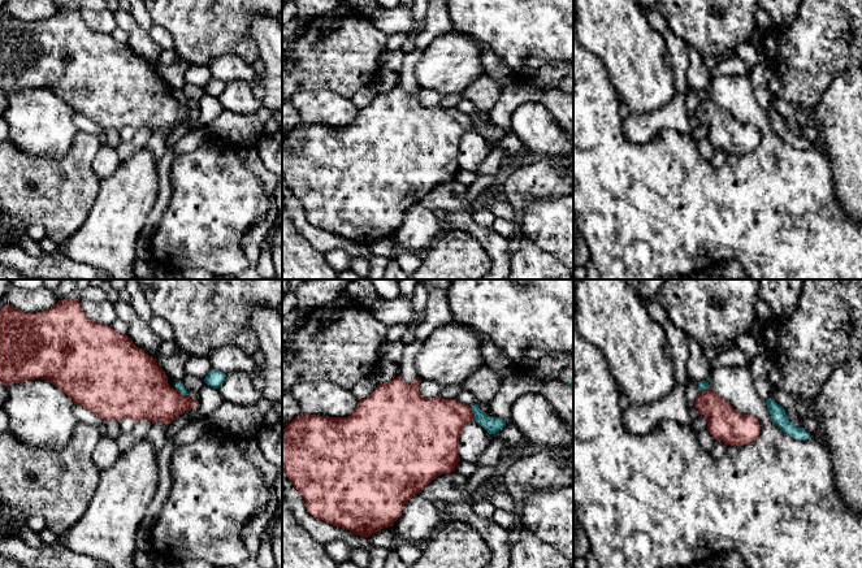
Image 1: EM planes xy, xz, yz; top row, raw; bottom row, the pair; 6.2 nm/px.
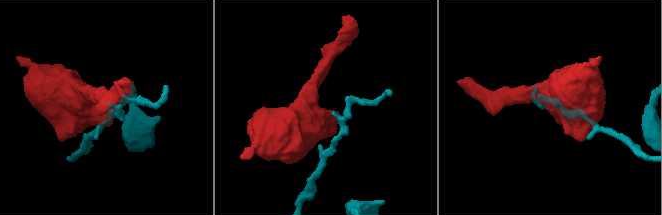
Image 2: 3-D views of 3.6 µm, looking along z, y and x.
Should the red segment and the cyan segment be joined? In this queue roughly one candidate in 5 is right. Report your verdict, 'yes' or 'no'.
no

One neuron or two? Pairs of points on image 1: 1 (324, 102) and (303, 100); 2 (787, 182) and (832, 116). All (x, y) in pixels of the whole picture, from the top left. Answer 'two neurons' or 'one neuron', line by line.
1: one neuron
2: two neurons

